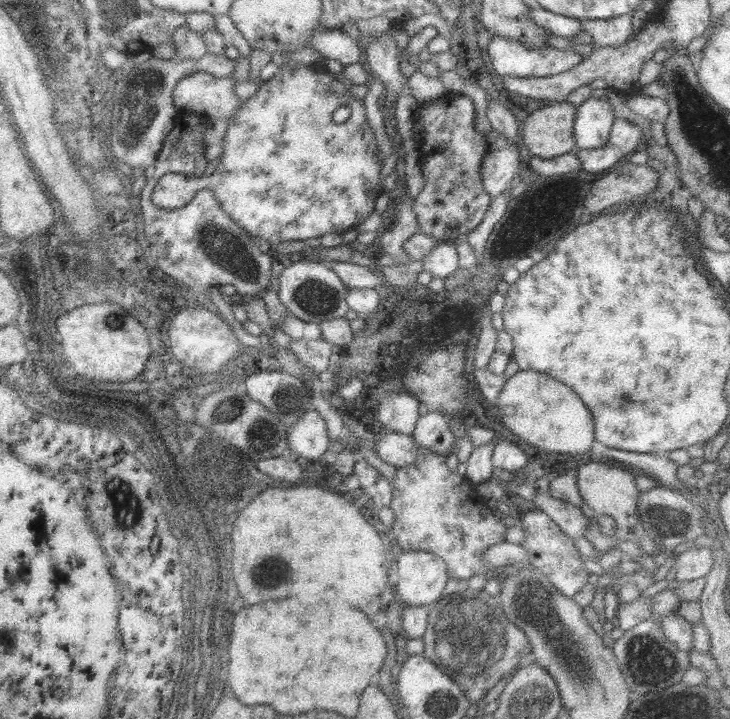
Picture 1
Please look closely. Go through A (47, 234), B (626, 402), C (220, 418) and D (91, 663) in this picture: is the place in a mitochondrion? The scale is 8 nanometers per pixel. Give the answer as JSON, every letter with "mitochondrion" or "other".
{"A":"other","B":"mitochondrion","C":"mitochondrion","D":"other"}

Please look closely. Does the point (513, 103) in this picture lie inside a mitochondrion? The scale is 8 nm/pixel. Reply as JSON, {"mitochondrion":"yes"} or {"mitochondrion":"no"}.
{"mitochondrion":"no"}

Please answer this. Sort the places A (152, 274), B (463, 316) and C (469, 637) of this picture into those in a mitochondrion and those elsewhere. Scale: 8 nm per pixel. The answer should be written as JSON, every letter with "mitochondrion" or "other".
{"A":"other","B":"other","C":"mitochondrion"}

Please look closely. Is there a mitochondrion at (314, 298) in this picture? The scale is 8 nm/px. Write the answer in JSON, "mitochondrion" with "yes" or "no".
{"mitochondrion":"yes"}

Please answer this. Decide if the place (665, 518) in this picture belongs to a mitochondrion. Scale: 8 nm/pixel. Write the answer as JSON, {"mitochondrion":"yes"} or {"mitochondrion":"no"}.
{"mitochondrion":"yes"}

